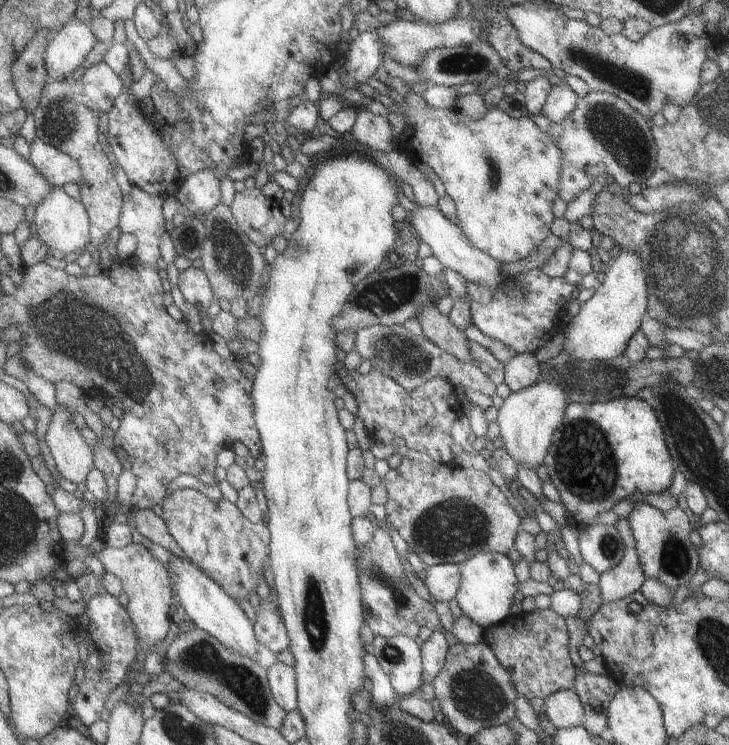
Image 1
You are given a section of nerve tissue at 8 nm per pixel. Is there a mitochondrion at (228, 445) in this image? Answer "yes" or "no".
no

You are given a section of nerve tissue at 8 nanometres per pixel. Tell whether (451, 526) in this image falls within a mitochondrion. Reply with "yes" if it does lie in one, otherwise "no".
yes

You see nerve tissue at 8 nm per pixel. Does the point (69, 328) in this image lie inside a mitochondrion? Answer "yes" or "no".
yes

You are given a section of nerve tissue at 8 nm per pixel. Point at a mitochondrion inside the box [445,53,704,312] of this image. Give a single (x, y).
(621, 134)

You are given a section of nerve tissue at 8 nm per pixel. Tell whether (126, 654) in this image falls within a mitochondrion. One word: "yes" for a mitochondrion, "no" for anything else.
no

